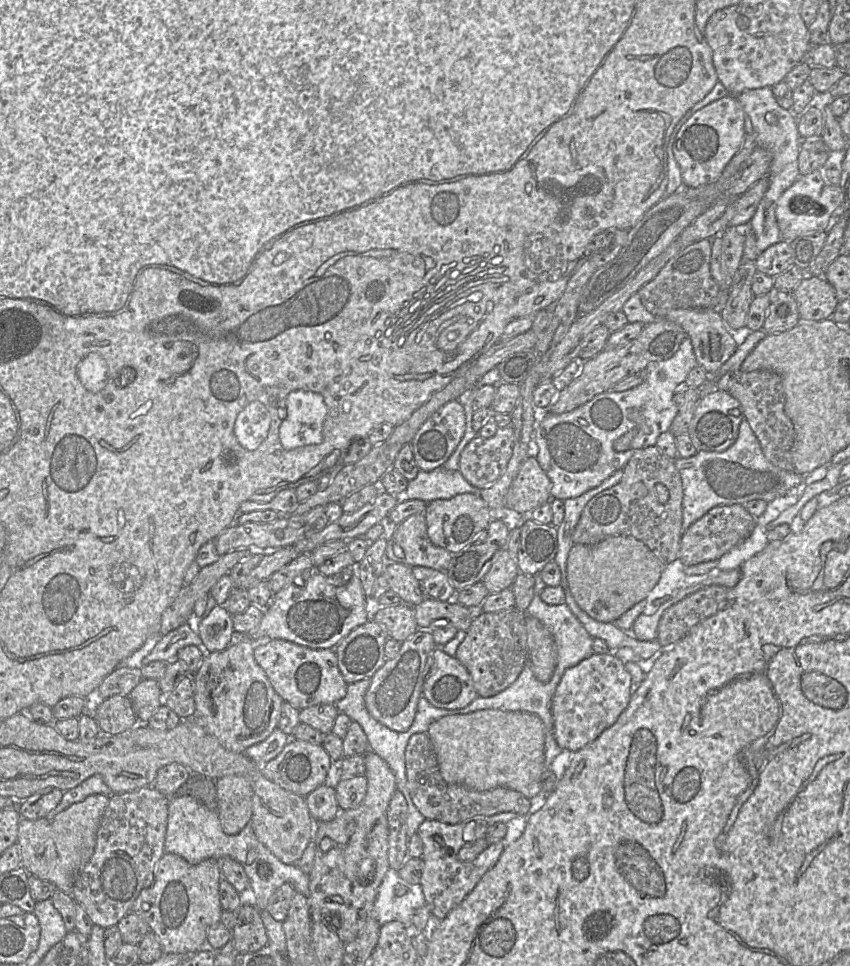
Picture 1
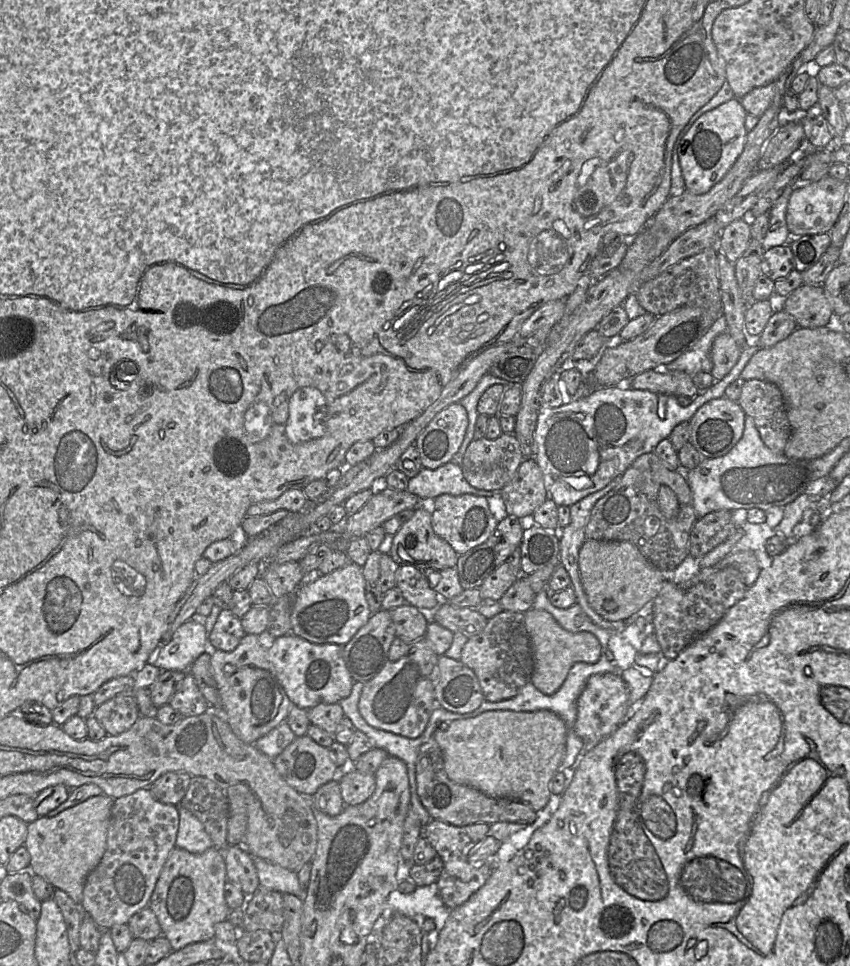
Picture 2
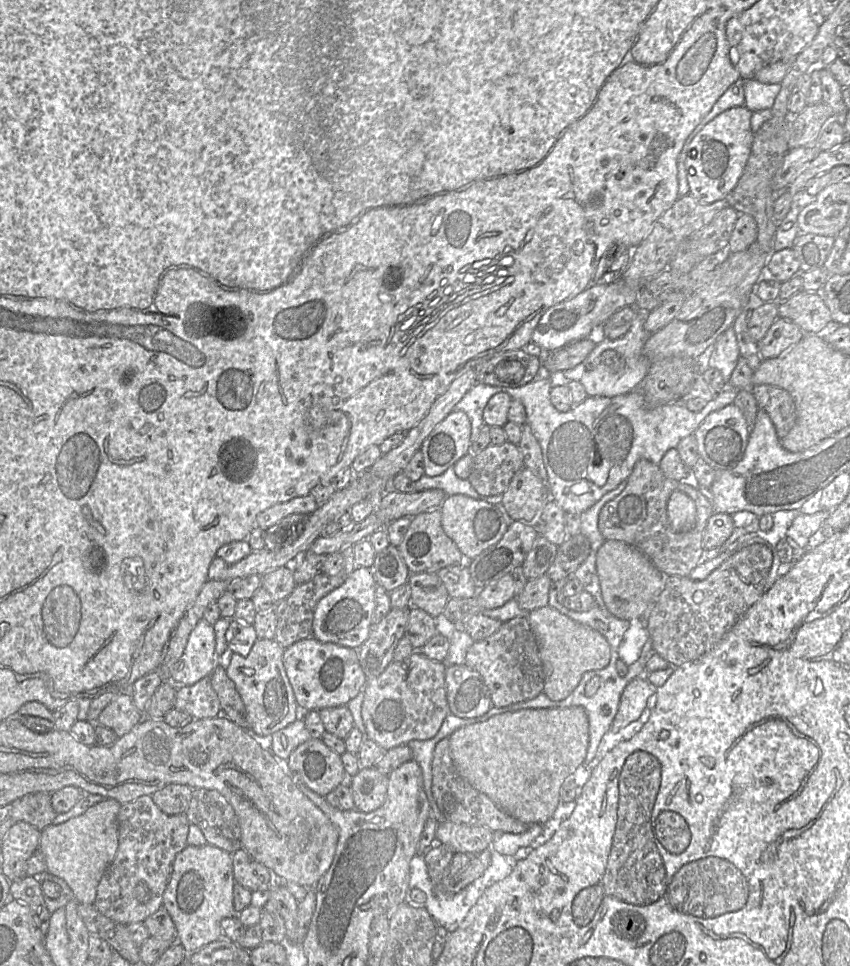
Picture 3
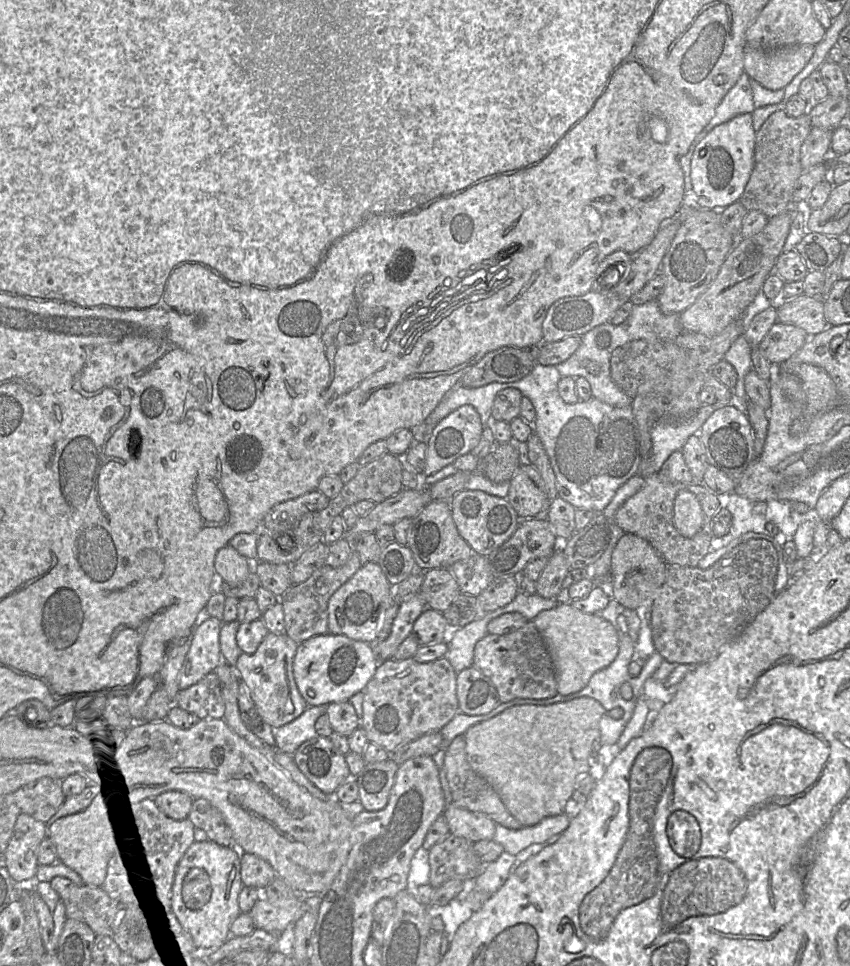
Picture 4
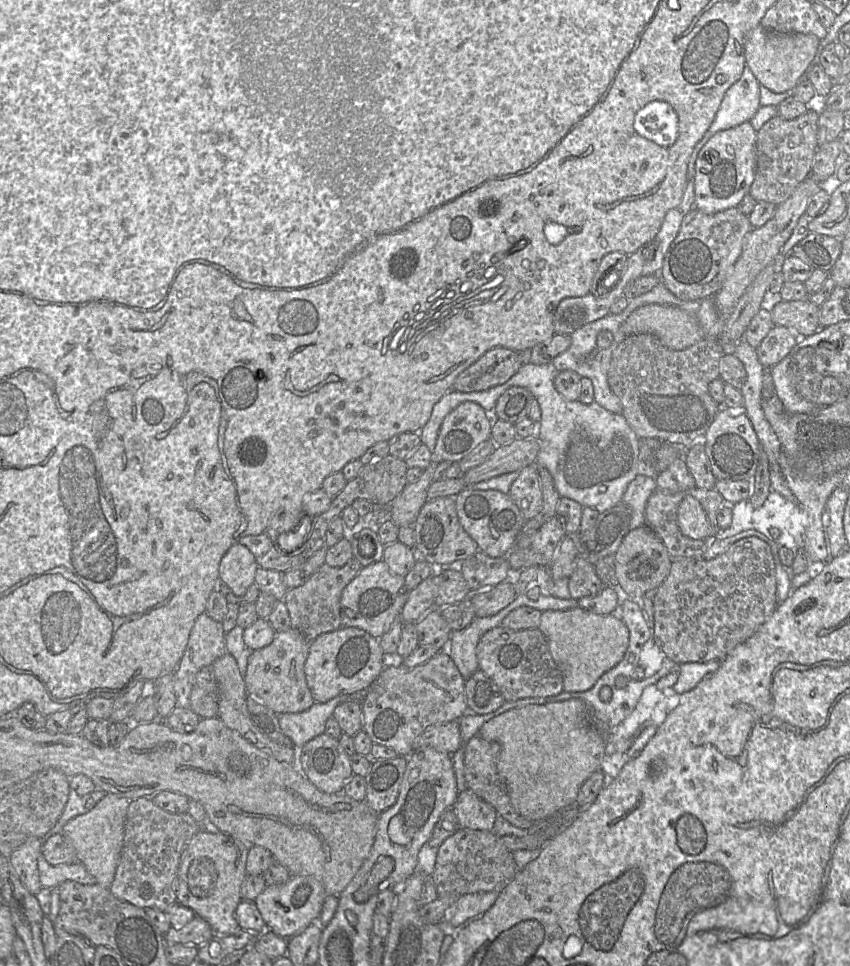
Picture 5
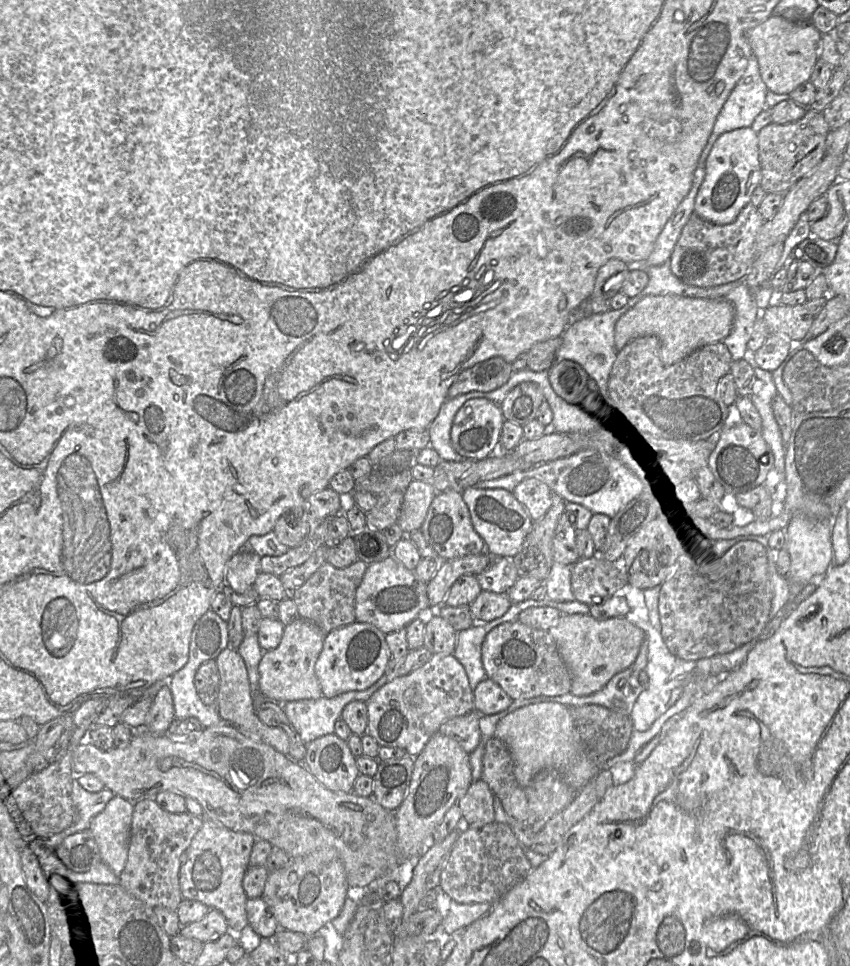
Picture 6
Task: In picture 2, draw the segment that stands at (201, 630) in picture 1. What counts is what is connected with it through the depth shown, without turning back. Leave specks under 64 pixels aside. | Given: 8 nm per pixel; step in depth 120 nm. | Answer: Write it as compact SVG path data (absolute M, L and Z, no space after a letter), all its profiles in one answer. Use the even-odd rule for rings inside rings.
M221 609L212 631L208 634L208 641L214 649L230 652L245 635L240 619L229 609Z

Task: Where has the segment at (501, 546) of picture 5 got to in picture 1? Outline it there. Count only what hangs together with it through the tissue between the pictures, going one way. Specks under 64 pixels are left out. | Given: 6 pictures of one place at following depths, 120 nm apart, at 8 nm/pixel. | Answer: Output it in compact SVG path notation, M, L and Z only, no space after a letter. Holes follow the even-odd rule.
M464 493L450 499L438 499L425 509L427 535L430 541L450 553L458 552L480 539L492 521L492 511L477 494Z

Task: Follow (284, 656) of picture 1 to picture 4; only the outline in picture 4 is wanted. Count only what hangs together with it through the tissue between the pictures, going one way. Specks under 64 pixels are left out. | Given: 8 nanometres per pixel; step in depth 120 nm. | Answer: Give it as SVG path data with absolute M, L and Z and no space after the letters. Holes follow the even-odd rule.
M331 633L313 636L298 644L293 659L293 676L297 688L308 706L328 705L348 701L354 694L362 692L374 675L379 664L371 644Z

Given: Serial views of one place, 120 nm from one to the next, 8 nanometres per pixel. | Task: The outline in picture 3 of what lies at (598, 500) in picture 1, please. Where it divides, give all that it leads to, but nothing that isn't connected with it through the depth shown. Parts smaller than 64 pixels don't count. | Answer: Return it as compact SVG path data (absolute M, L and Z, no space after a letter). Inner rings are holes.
M641 459L627 479L625 489L601 509L598 527L606 540L623 541L639 549L665 576L689 576L704 551L703 535L713 513L711 499L689 483L689 476L685 480L671 479L659 465ZM675 490L687 494L696 504L696 524L688 532L676 532L669 522L667 505Z

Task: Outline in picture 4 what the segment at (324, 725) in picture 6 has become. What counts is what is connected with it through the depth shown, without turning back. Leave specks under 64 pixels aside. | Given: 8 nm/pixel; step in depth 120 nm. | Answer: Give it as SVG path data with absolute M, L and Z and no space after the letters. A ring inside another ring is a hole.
M308 706L299 717L274 729L276 747L284 753L293 755L302 743L316 737L315 723L325 714L326 706Z

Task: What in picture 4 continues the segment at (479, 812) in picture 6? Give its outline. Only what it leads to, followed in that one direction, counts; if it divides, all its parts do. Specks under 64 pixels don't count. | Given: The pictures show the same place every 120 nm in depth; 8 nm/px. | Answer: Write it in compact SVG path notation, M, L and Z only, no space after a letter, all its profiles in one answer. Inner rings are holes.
M448 804L445 816L450 834L464 837L472 842L492 840L496 823L484 814Z

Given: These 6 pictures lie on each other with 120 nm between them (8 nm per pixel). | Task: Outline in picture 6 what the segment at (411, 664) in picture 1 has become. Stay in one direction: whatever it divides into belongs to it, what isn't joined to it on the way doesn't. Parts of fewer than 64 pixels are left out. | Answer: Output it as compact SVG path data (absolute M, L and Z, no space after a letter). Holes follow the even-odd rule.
M432 654L429 661L403 676L395 676L377 689L367 700L367 732L380 746L400 747L416 757L433 734L448 720L474 710L473 690L464 667L452 654Z

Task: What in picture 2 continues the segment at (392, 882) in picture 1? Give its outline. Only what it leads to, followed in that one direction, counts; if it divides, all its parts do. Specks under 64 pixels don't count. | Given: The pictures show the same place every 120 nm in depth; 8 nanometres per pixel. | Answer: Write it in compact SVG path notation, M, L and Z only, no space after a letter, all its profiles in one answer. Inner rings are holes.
M436 884L417 886L411 893L394 890L389 894L385 909L373 926L369 942L375 941L376 946L376 940L380 939L384 928L394 915L404 915L413 919L423 931L426 917L432 918L435 928L441 930L450 913L451 909L443 903Z

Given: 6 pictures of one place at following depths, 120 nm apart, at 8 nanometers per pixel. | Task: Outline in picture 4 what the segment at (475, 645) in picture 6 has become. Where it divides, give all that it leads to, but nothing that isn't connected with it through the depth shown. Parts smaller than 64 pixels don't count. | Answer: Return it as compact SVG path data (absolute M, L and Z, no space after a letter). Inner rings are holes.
M506 611L483 613L481 616L457 629L451 629L446 639L446 659L456 673L473 665L473 653L476 643L487 633L487 625Z

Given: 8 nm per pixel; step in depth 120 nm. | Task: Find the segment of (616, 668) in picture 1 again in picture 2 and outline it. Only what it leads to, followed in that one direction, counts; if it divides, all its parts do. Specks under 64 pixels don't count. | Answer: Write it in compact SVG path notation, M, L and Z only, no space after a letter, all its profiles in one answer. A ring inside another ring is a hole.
M619 672L592 675L577 702L573 731L583 742L583 751L609 737L630 716L629 690Z

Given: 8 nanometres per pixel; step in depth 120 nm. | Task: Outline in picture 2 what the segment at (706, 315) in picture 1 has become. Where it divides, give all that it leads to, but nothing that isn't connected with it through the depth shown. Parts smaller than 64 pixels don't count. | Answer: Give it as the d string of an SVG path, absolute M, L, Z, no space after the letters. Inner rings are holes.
M724 332L715 337L711 347L712 370L715 381L723 379L737 363L742 348L734 338Z

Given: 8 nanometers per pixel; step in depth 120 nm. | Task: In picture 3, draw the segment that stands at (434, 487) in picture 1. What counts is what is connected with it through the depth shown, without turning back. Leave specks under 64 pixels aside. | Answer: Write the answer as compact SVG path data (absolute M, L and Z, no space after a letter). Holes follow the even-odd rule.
M453 467L448 468L439 476L429 477L425 474L415 482L415 491L425 491L430 489L442 490L446 496L465 495L477 500L482 500L490 504L502 502L502 495L483 496L480 495L471 485L468 479L461 479L457 476Z

